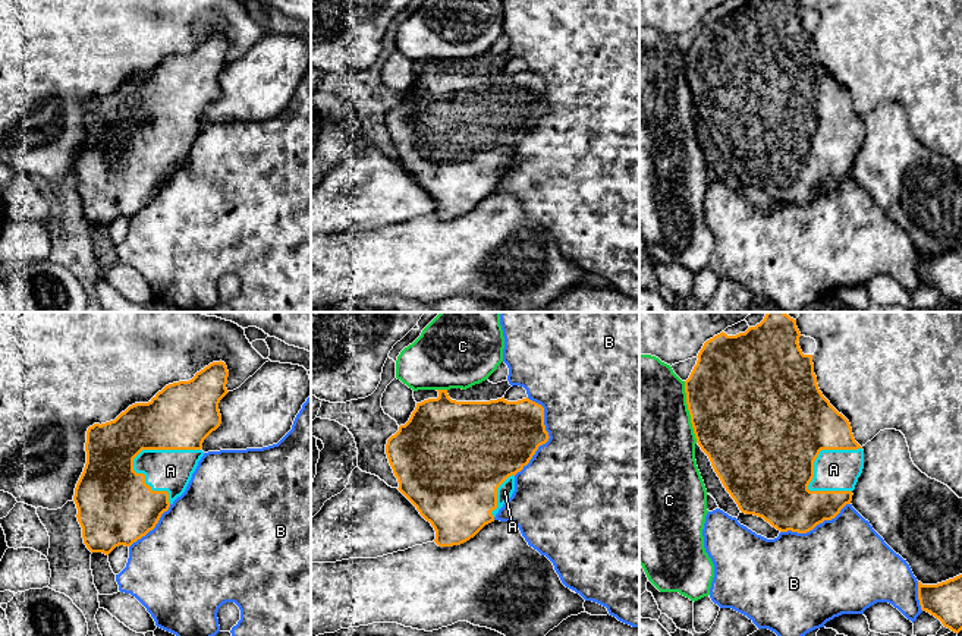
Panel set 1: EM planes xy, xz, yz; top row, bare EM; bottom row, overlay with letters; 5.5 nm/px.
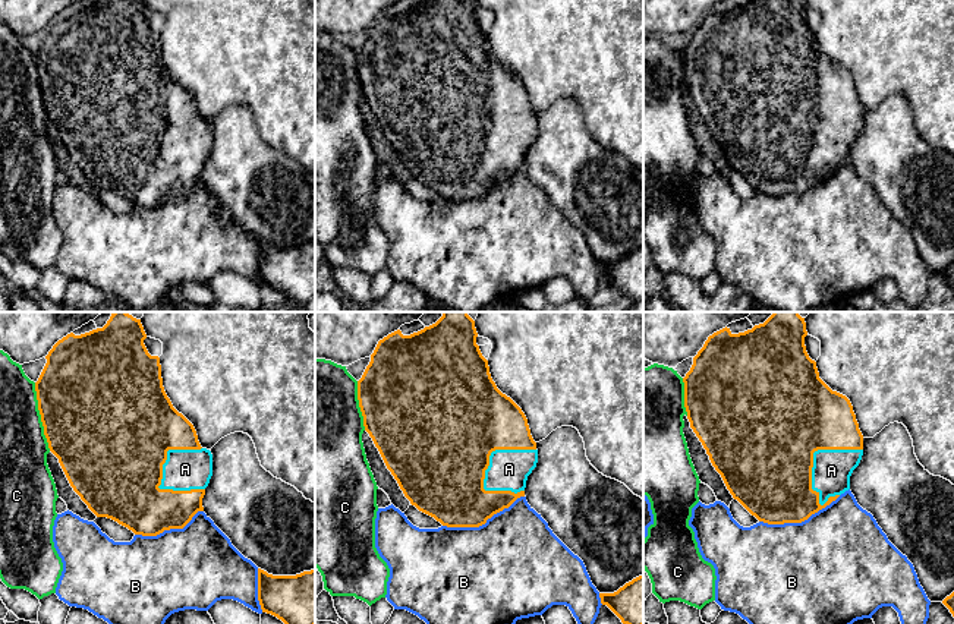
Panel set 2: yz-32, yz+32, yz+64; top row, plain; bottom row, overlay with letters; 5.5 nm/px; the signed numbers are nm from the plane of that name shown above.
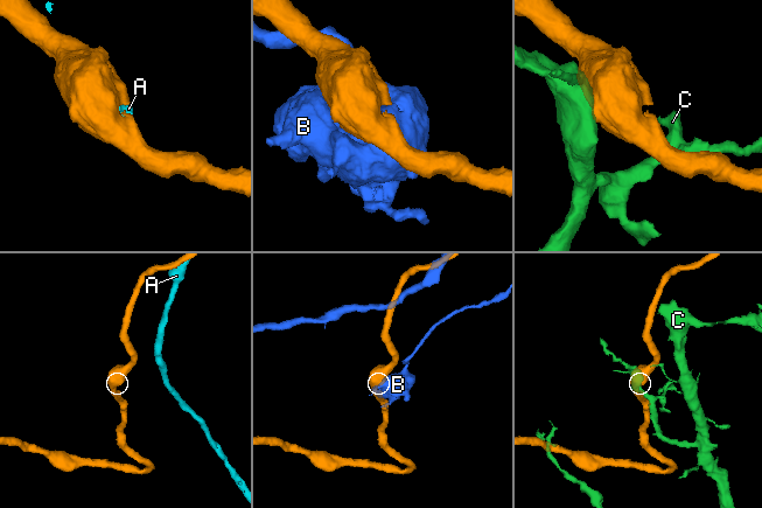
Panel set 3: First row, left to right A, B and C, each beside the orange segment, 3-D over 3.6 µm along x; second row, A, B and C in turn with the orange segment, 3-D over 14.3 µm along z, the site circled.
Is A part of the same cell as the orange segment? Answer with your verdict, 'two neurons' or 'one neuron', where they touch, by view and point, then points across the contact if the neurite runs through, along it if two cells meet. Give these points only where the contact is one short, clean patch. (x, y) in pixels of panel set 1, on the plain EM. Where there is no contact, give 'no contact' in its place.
one neuron; meets orange in xy at (162, 120)

